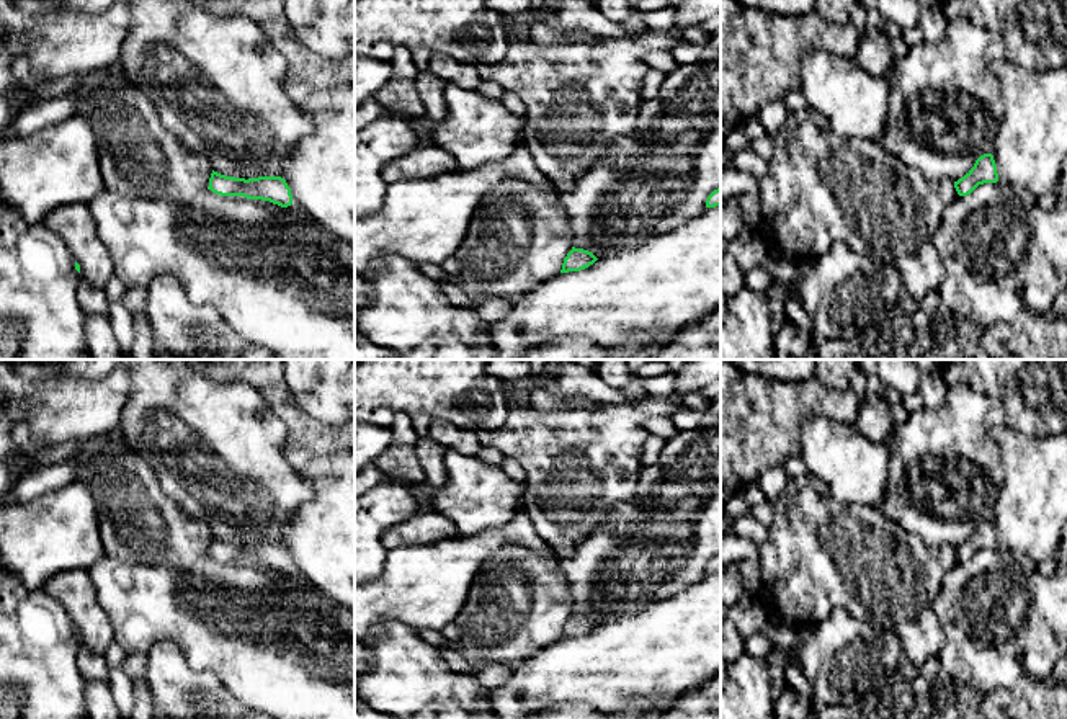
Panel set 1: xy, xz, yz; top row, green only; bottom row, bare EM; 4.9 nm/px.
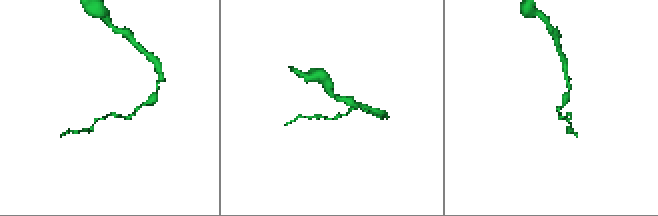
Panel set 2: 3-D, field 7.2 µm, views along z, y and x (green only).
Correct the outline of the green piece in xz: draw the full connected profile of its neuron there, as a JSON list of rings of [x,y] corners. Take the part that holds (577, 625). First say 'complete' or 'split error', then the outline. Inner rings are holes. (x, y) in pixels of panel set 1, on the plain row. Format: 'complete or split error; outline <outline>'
complete; outline [[[572,613],[572,616],[564,624],[560,639],[585,636],[596,626],[598,624],[592,618]]]

